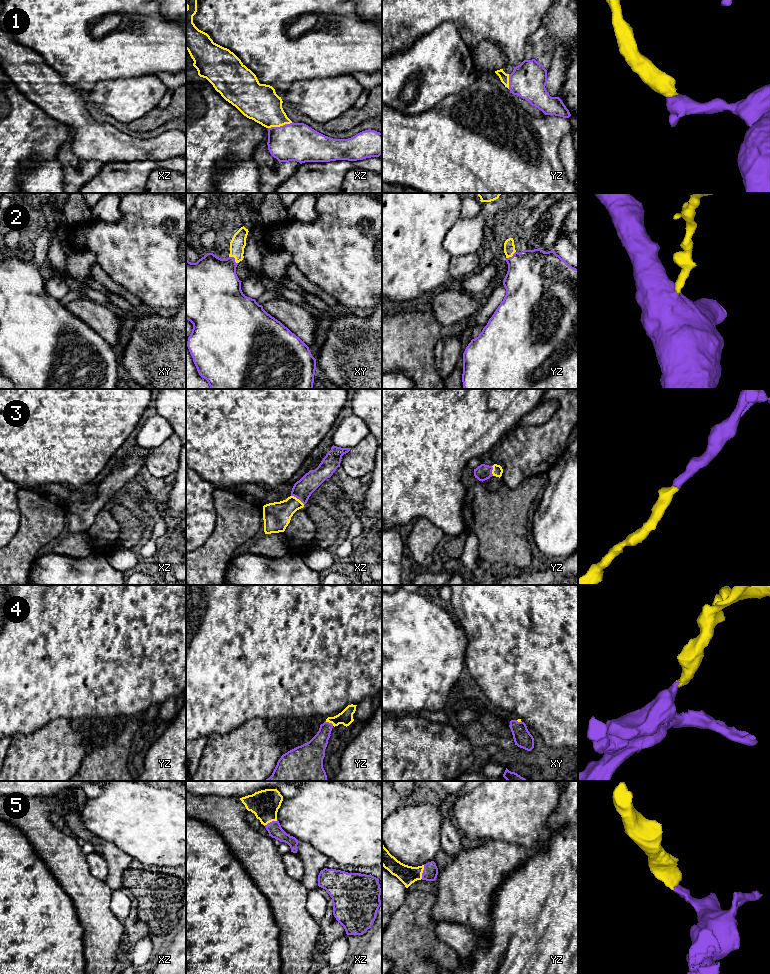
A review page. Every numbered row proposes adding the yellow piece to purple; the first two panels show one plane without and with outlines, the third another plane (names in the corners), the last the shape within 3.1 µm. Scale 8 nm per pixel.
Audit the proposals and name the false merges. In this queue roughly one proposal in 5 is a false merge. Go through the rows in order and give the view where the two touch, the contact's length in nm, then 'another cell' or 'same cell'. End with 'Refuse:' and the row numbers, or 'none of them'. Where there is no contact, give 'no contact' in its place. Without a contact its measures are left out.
1: meets purple in xz; contact 200 nm long; same cell
2: meets purple in xy; contact 90 nm long; same cell
3: meets purple in xz; contact 130 nm long; same cell
4: meets purple in yz; contact 80 nm long; same cell
5: meets purple in yz; contact 110 nm long; same cell
Refuse: none of them

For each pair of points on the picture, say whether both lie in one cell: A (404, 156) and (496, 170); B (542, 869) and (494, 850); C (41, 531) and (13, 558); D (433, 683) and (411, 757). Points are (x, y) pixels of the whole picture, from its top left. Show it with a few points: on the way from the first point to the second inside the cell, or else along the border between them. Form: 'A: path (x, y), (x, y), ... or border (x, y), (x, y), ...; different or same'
A: path (427, 156), (473, 156); same
B: border (539, 849), (506, 877); different
C: path (34, 537), (20, 551); same
D: border (414, 713), (393, 715); different

